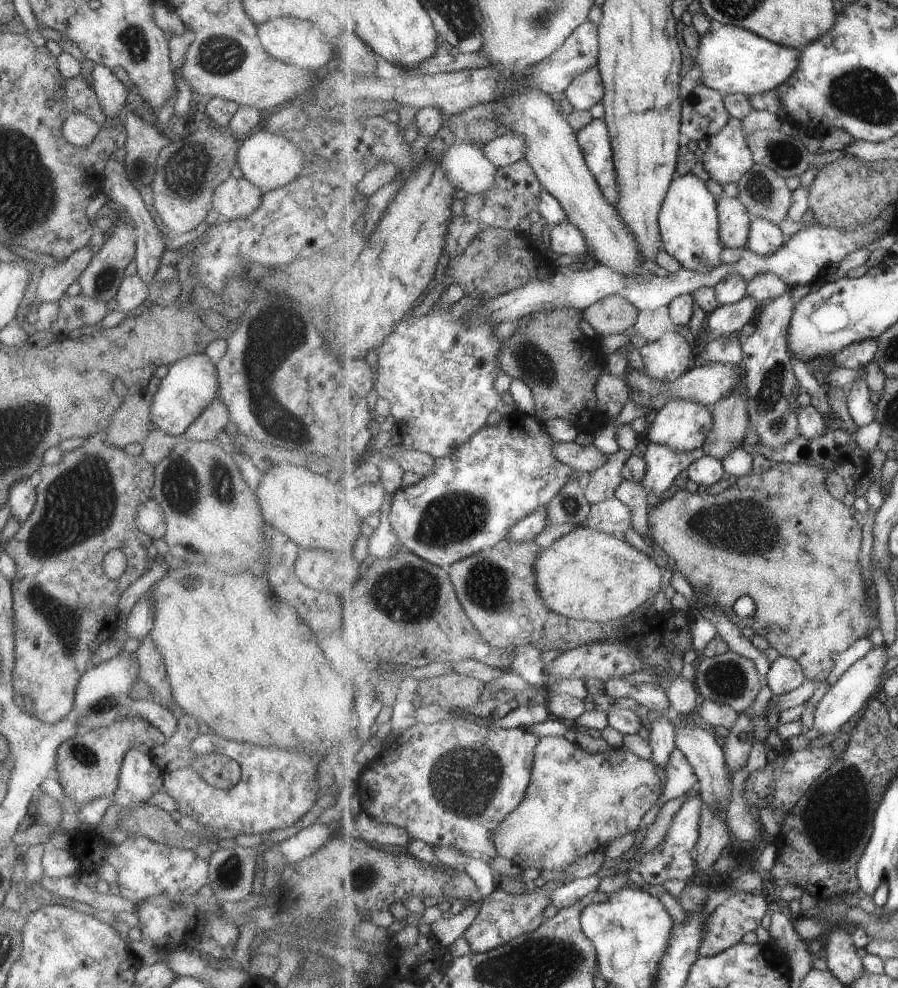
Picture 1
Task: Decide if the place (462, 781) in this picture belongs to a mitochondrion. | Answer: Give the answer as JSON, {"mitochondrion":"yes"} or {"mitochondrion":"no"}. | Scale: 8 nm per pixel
{"mitochondrion":"yes"}

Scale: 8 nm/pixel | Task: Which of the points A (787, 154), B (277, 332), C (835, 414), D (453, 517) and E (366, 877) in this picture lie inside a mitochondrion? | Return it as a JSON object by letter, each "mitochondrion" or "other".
{"A":"mitochondrion","B":"mitochondrion","C":"other","D":"mitochondrion","E":"mitochondrion"}

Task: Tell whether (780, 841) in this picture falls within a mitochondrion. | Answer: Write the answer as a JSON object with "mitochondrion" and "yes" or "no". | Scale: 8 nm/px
{"mitochondrion":"no"}

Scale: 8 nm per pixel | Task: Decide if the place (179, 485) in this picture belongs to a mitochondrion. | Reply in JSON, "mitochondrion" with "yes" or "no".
{"mitochondrion":"yes"}

